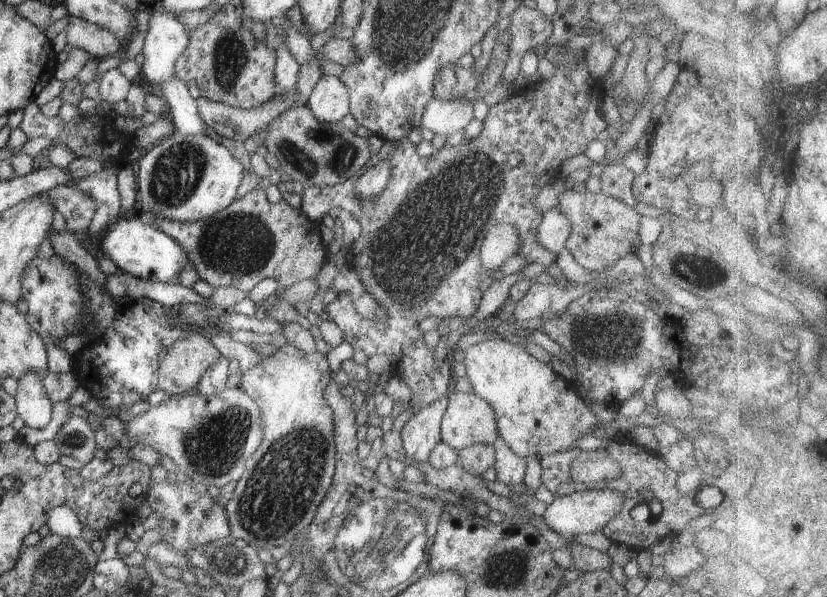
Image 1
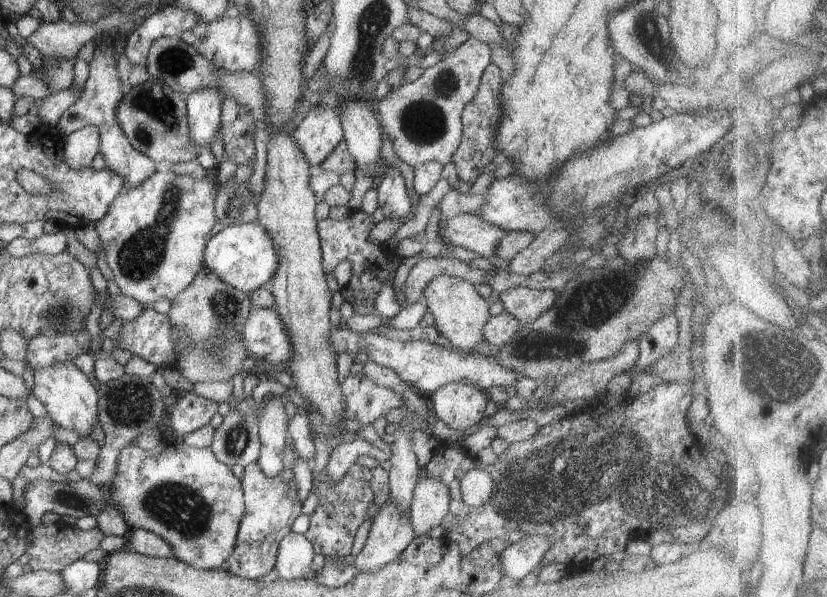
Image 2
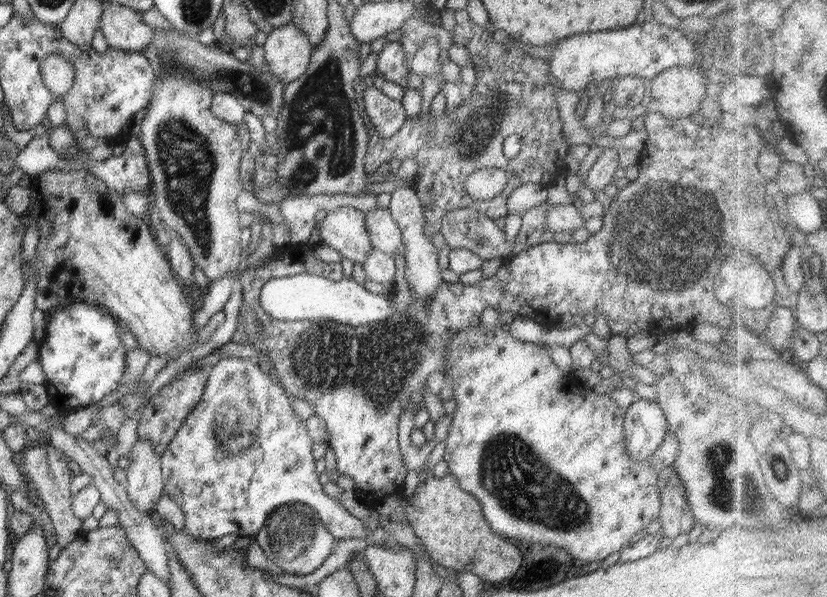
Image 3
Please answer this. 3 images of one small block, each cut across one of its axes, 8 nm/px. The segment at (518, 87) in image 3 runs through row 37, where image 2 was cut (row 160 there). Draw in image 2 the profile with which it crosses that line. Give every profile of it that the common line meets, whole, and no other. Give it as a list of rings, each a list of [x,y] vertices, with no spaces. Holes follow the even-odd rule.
[[[490,63],[481,76],[476,96],[464,107],[462,111],[461,123],[463,124],[463,136],[460,146],[453,154],[453,163],[455,164],[459,180],[464,180],[472,184],[482,173],[487,164],[498,155],[494,134],[496,126],[500,120],[500,86],[502,86],[505,74],[500,71],[498,66]]]

